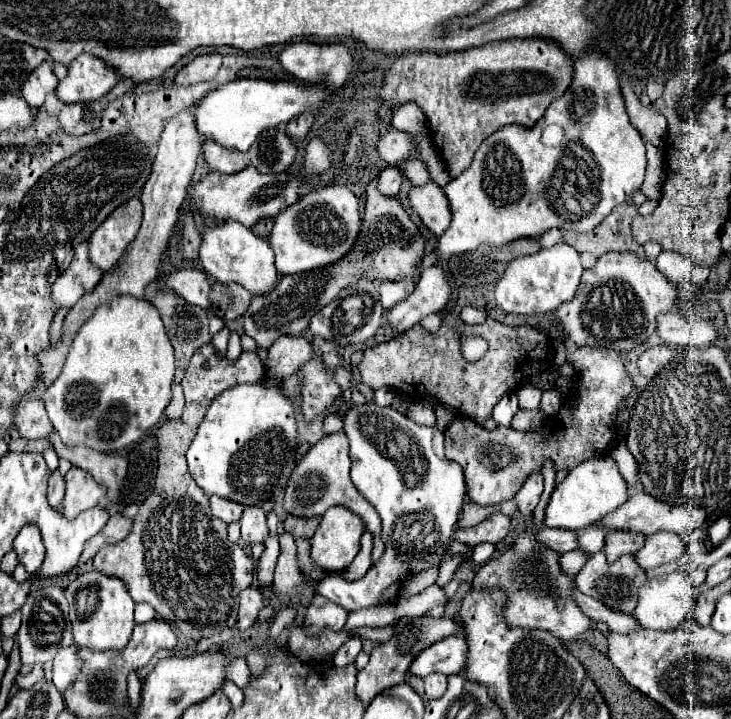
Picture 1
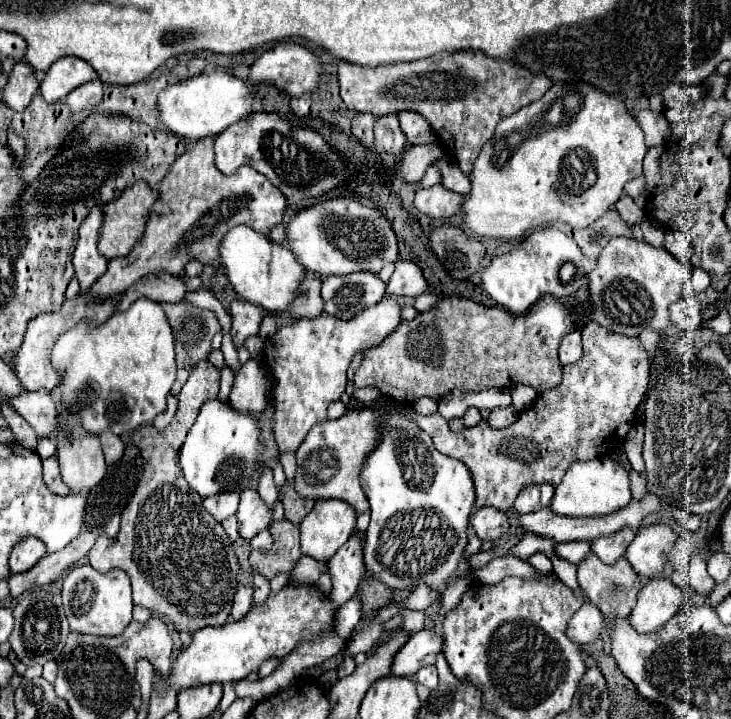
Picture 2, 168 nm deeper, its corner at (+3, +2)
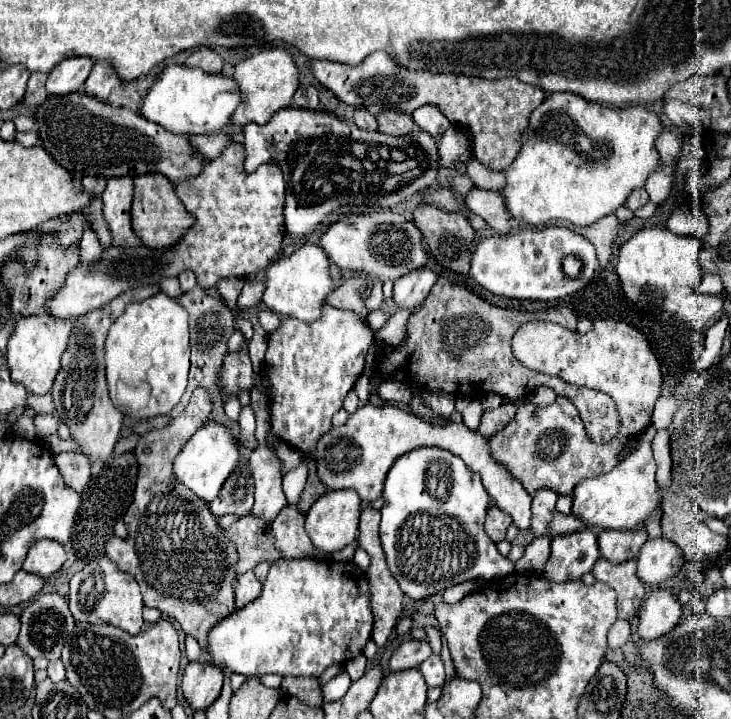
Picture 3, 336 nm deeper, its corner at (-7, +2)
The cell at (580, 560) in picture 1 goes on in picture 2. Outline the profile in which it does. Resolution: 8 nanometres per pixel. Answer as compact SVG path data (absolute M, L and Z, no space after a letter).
M538 552L536 556L530 556L526 562L532 564L532 568L536 568L540 574L550 574L552 572L552 560L544 552Z

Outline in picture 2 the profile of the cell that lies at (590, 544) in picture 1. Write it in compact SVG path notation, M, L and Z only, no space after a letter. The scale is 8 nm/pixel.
M562 542L556 544L556 556L572 564L580 564L590 552L590 542Z

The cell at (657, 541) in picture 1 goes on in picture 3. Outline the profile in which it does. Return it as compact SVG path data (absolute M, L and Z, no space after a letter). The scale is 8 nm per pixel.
M648 538L638 554L638 578L648 584L658 584L672 578L684 564L684 554L678 546L664 538Z

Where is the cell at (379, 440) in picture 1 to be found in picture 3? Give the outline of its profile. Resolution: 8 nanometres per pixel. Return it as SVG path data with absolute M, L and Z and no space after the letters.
M422 446L406 452L398 460L394 460L392 468L388 470L382 498L384 506L380 510L380 540L386 554L386 562L392 576L398 580L402 592L412 600L440 594L448 586L456 586L474 578L498 580L514 572L514 562L504 558L496 550L496 544L484 532L484 516L490 496L486 494L480 476L472 472L460 456L432 446Z

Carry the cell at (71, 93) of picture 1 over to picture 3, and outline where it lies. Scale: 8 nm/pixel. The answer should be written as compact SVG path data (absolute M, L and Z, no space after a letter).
M66 58L54 70L48 74L46 80L46 92L56 94L56 96L66 96L72 92L78 92L88 74L92 72L96 60L94 58Z

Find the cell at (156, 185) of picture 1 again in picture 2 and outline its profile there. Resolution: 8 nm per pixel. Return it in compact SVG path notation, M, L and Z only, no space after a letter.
M76 296L72 300L66 300L58 312L40 314L32 322L28 322L28 328L24 332L24 342L22 342L20 350L12 356L12 368L14 368L22 388L26 388L30 392L32 390L52 392L58 386L58 382L60 382L60 374L52 366L52 348L54 348L56 340L64 332L68 332L68 328L74 328L76 324L80 324L80 320L88 320L90 324L102 324L104 320L108 320L112 316L112 312L116 308L116 302L118 302L118 296L102 300L102 302L96 302L96 304L86 304L84 298Z

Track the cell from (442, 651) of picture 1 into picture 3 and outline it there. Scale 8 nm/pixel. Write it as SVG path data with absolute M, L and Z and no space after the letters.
M406 640L394 650L390 658L390 670L398 672L398 670L418 668L430 656L432 656L432 648L428 640Z

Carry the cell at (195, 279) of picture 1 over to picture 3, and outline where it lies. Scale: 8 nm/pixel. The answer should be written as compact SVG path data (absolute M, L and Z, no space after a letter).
M158 284L146 286L144 290L136 288L124 292L122 296L116 296L106 308L88 312L86 316L80 316L74 322L74 340L70 340L70 348L66 350L66 356L62 356L62 372L58 372L56 376L52 394L60 420L70 428L72 440L80 446L82 454L90 458L90 462L106 464L112 458L122 428L122 414L118 412L118 408L112 406L104 378L104 340L108 328L124 312L124 306L128 302L140 302L148 296L154 296L156 292L160 292Z

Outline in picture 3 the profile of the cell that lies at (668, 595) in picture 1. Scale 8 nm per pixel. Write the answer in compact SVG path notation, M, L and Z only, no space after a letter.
M658 588L650 592L638 612L638 634L642 640L654 640L668 634L680 620L682 604L676 588Z

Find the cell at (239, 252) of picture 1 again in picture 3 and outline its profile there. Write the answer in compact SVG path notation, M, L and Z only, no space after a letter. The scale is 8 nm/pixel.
M306 244L288 258L274 260L264 274L264 296L262 302L276 314L286 318L298 318L298 320L316 320L318 312L322 310L322 304L326 302L326 296L332 292L330 274L328 274L328 258L316 244Z

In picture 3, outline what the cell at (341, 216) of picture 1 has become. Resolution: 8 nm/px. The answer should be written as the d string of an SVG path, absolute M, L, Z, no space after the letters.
M398 212L346 214L326 228L318 246L342 272L366 272L370 276L378 276L382 282L398 280L410 270L426 266L426 250L422 246L420 230Z

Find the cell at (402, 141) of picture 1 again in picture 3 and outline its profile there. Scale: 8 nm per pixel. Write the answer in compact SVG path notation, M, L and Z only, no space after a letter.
M396 110L378 114L378 132L382 132L382 134L404 136L404 134L412 134L414 130L416 130L416 124L410 114L396 112Z

